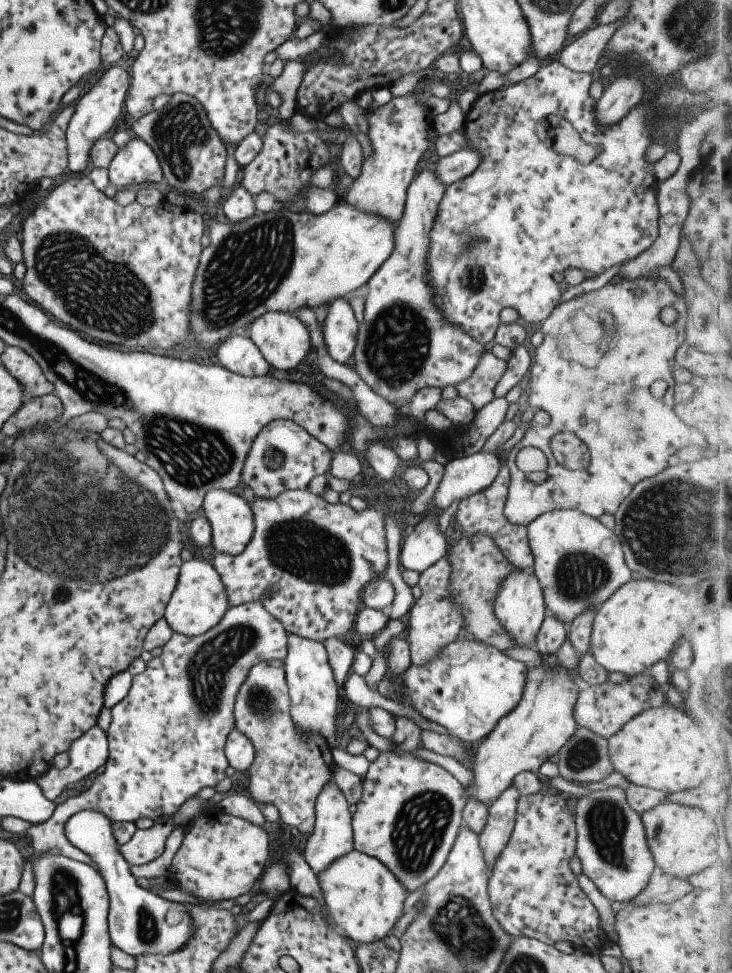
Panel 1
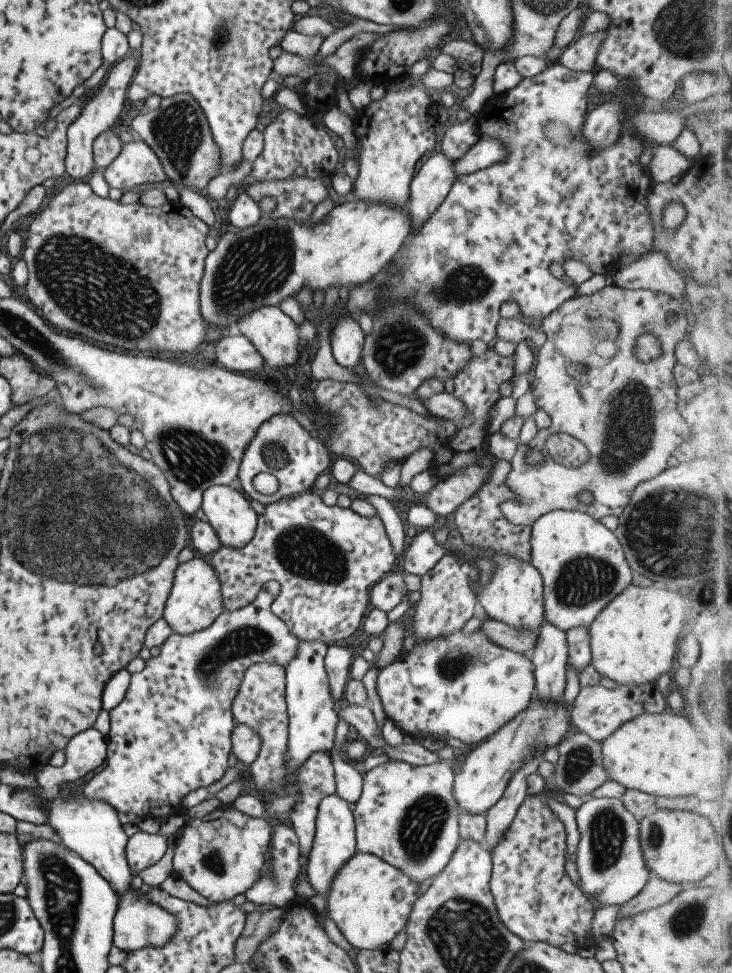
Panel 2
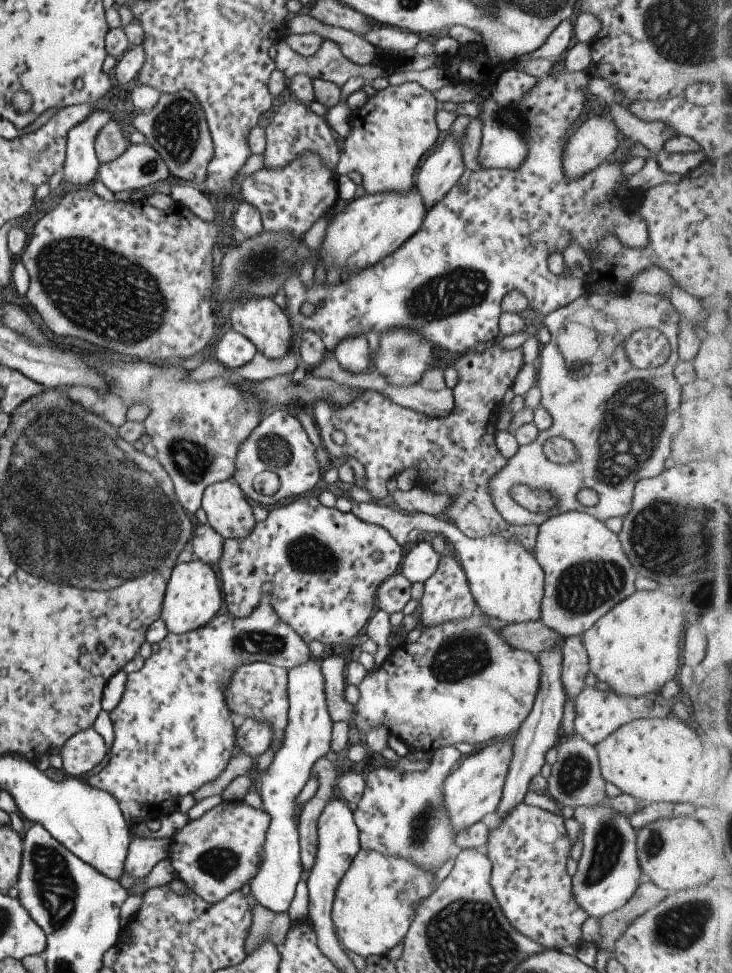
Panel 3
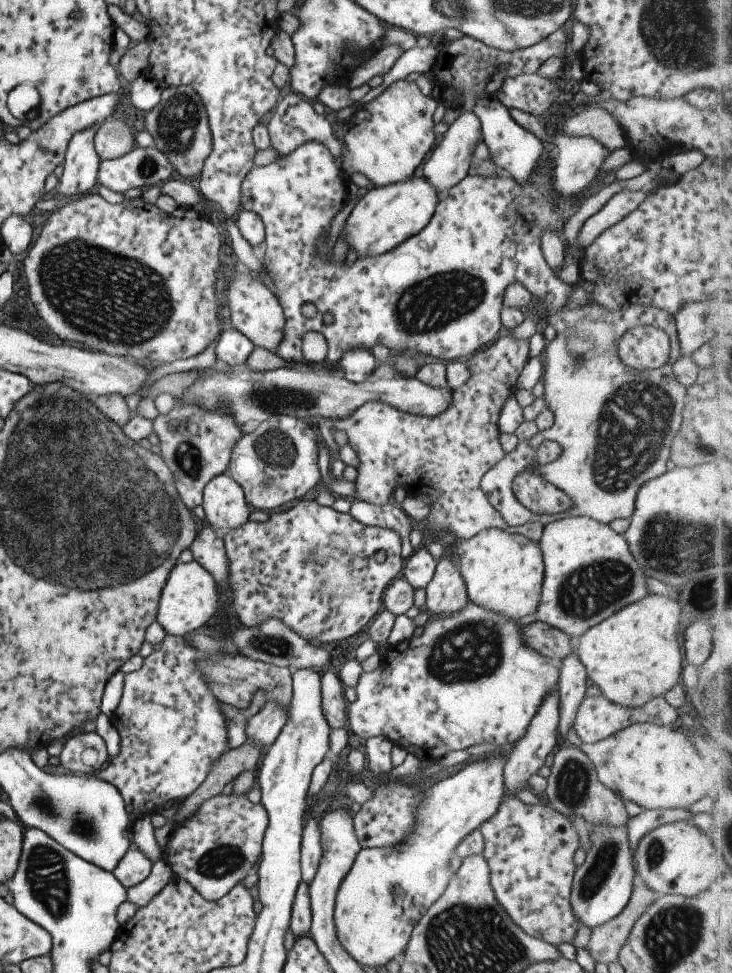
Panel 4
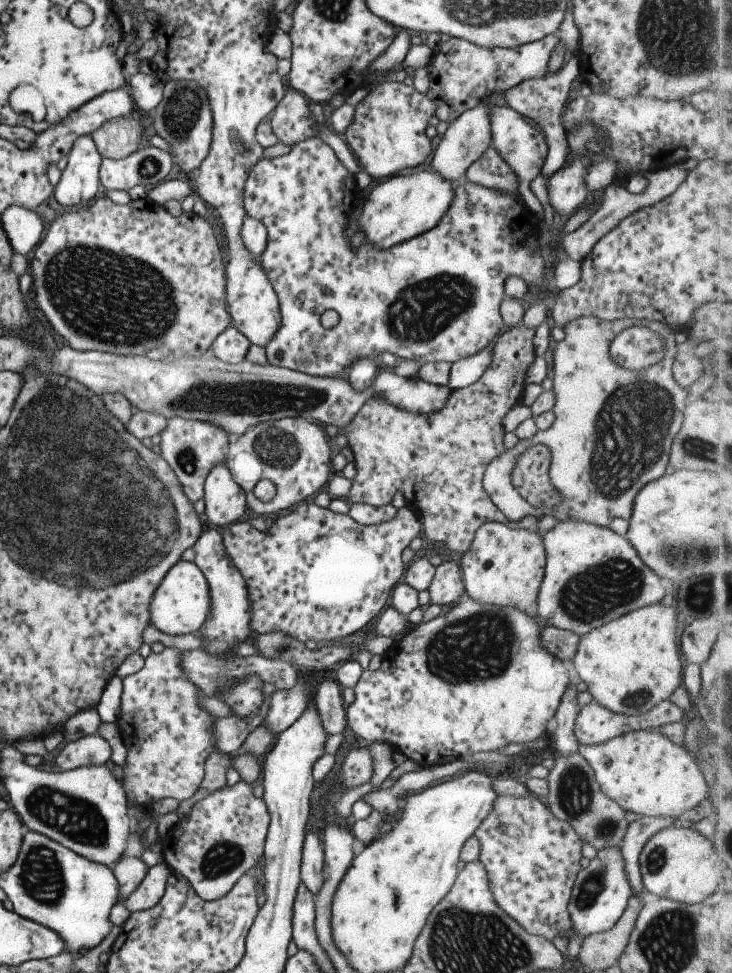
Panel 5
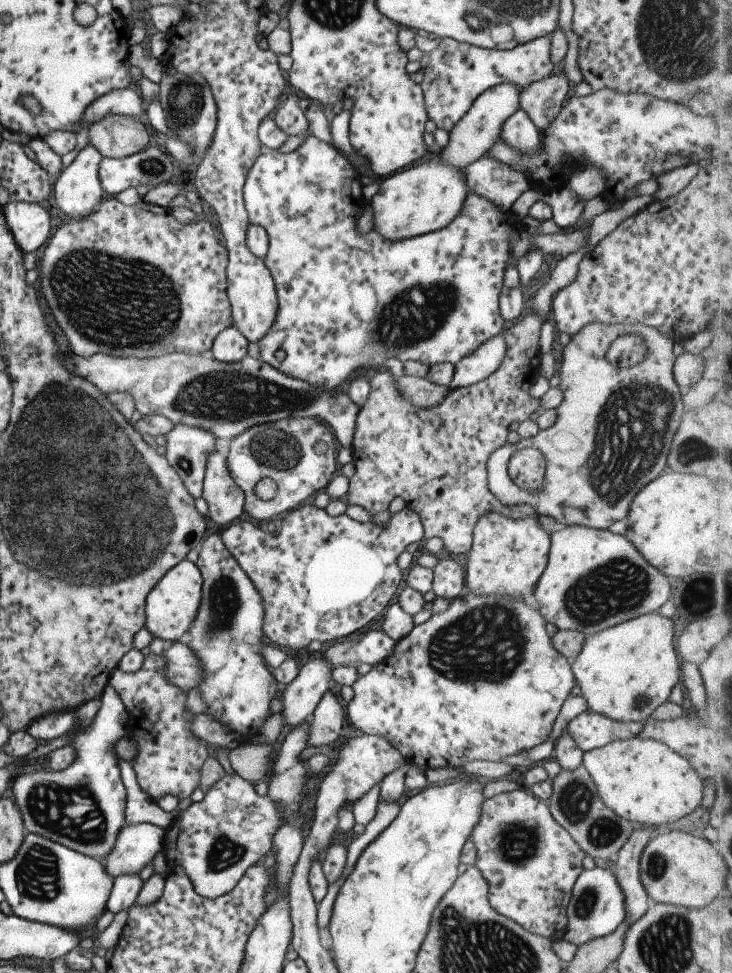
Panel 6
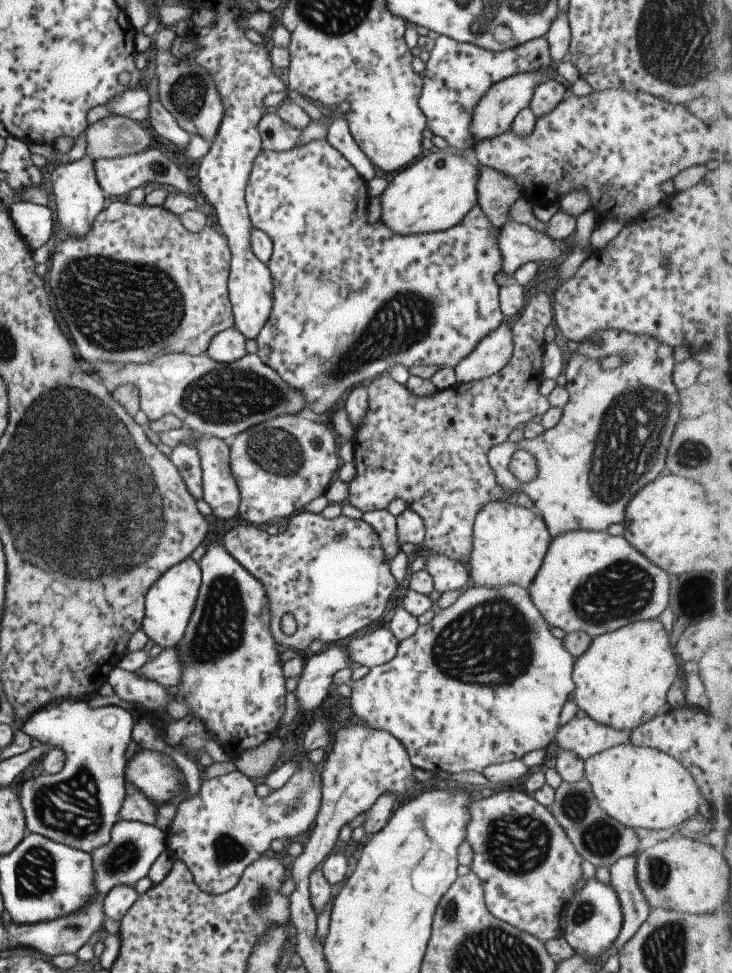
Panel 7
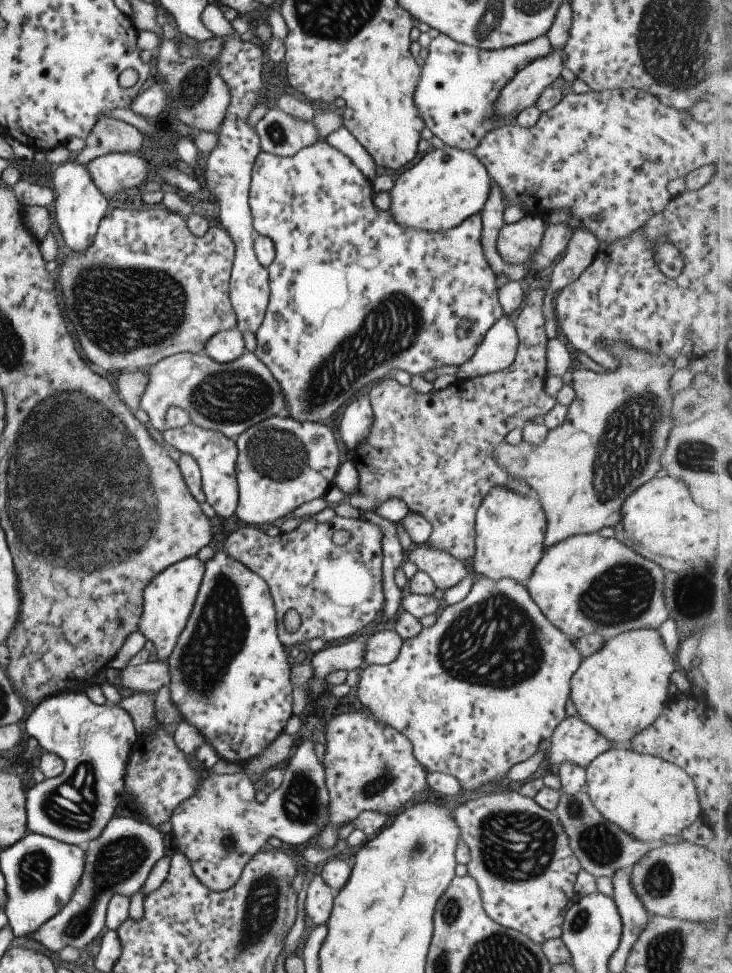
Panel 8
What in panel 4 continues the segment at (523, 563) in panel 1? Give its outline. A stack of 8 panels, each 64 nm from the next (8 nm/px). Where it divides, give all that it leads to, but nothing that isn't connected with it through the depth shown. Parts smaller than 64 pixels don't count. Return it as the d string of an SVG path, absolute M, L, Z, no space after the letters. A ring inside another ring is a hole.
M510 333L498 338L483 349L475 351L463 362L468 369L467 380L460 387L452 390L451 402L448 407L437 416L424 417L403 412L383 401L367 401L358 406L346 417L328 419L315 418L313 425L321 444L327 450L339 452L339 447L333 440L335 430L342 430L347 435L347 444L354 450L359 466L356 468L356 498L374 505L387 504L391 489L401 487L409 495L427 495L432 500L431 510L423 524L427 532L441 532L444 530L452 536L452 544L461 539L470 539L474 534L485 529L501 529L508 534L521 535L527 540L537 543L542 534L542 526L538 522L527 522L510 527L503 517L489 504L485 493L480 487L483 474L495 466L504 456L499 447L497 437L497 417L506 398L515 391L515 380L521 368L529 359L527 355L528 340L511 340Z

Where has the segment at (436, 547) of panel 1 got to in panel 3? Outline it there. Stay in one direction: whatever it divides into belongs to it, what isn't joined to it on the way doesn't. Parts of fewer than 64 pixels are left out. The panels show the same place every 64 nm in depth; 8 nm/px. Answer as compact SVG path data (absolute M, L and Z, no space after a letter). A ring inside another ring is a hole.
M418 540L406 545L400 564L400 574L409 583L422 583L437 569L440 554L437 554L427 540Z

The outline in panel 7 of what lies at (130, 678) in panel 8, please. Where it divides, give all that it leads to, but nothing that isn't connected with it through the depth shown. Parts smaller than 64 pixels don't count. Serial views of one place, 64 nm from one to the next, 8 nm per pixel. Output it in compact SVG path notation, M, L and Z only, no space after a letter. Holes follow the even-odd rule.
M175 646L162 649L155 658L151 658L150 662L146 662L139 670L133 673L139 673L167 687L180 684L182 680L181 670L178 648Z

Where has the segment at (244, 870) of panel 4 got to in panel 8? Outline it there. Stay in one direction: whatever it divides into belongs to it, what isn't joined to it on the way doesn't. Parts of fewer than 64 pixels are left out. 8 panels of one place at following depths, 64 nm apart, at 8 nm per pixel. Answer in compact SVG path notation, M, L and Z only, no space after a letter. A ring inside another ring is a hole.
M305 739L295 753L289 755L283 767L285 771L281 784L263 802L255 800L254 787L242 770L232 774L212 773L203 776L198 782L198 789L174 808L169 831L175 840L174 850L187 857L191 872L206 889L224 891L231 888L249 859L267 847L268 838L277 838L291 850L313 839L319 832L320 826L326 821L328 794L324 785L324 768L313 753L313 743L313 740Z

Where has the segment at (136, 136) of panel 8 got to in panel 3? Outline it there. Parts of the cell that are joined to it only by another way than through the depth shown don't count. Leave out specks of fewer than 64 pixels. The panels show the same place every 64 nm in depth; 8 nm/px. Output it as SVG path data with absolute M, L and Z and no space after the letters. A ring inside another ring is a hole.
M111 119L97 132L93 140L94 154L100 164L121 156L129 145L127 133L121 132L118 124Z

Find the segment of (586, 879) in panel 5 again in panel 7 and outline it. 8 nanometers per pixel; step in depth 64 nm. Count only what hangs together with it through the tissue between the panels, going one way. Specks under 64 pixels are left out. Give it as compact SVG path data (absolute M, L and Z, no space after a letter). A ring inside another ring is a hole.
M595 875L585 880L578 893L574 893L573 898L564 910L564 928L561 936L565 942L581 956L598 957L602 955L614 942L620 926L622 925L622 912L619 899L610 884L601 883Z

